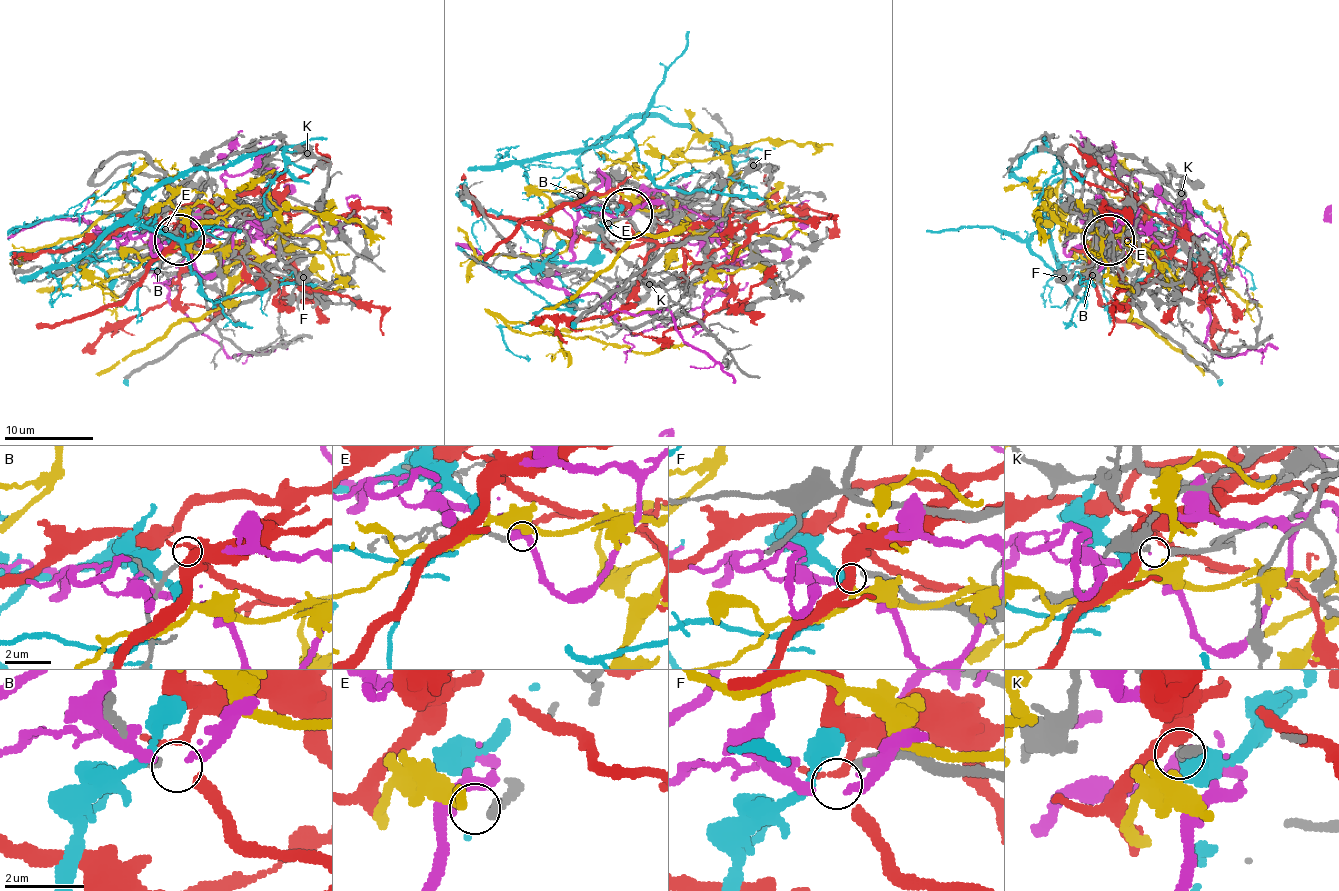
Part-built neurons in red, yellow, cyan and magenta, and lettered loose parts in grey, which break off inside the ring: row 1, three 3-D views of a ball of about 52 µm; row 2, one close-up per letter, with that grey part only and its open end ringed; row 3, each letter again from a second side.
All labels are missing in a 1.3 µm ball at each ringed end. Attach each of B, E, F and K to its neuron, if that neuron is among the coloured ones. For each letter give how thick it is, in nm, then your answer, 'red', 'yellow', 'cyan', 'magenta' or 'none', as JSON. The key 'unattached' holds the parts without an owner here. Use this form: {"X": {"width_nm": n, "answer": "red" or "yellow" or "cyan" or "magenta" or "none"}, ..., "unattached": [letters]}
{"B": {"width_nm": 190, "answer": "none"}, "E": {"width_nm": 180, "answer": "none"}, "F": {"width_nm": 300, "answer": "cyan"}, "K": {"width_nm": 200, "answer": "none"}, "unattached": ["B", "E", "K"]}

